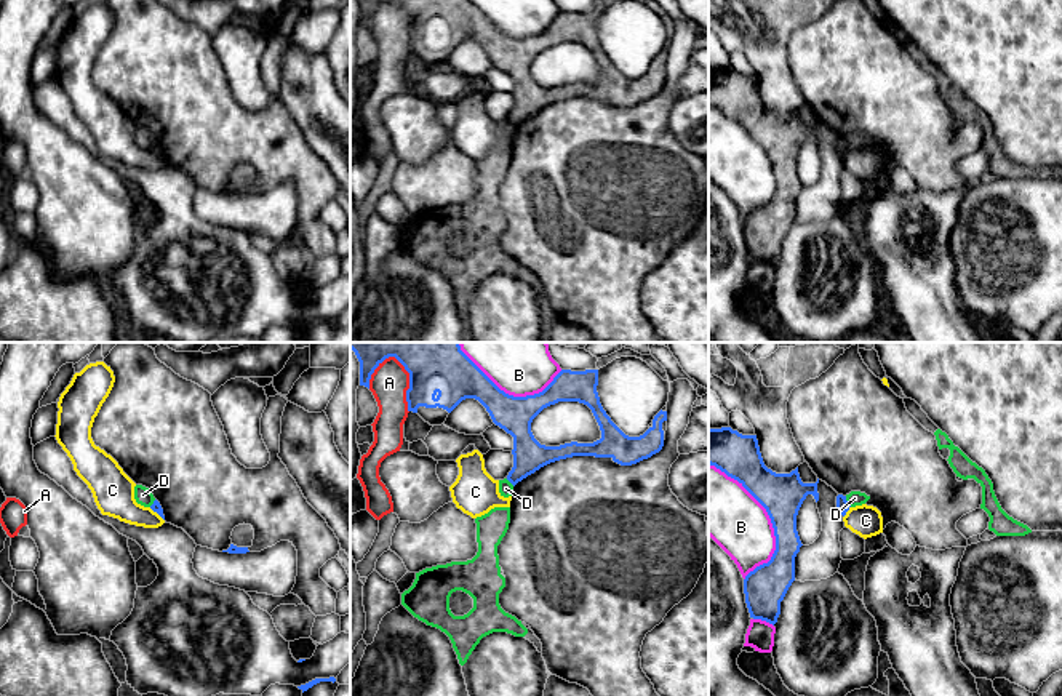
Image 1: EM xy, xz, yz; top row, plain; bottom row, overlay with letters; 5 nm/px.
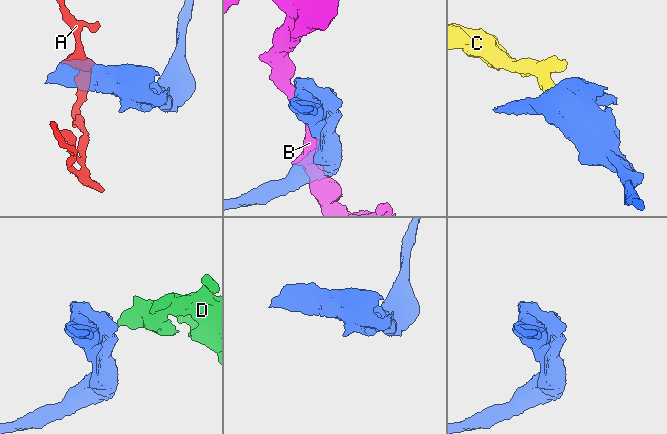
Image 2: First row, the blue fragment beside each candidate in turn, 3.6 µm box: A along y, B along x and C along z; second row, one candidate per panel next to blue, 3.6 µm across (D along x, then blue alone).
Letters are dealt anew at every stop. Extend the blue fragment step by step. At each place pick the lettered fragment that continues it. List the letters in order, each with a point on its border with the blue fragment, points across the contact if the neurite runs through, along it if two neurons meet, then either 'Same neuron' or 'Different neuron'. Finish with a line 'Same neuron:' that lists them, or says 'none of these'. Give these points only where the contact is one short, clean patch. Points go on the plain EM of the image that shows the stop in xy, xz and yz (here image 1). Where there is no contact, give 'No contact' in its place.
A: Touches blue at xz (410, 28). Boundary: xz (395, 0), (408, 15), (408, 53). Different neuron
B: Touches blue at yz (771, 162). Different neuron
C: Touches blue at yz (846, 152). Boundary: yz (850, 148), (843, 159). Different neuron
D: Touches blue at yz (846, 143). Boundary: yz (845, 138), (851, 148). Different neuron
Same neuron: none of these

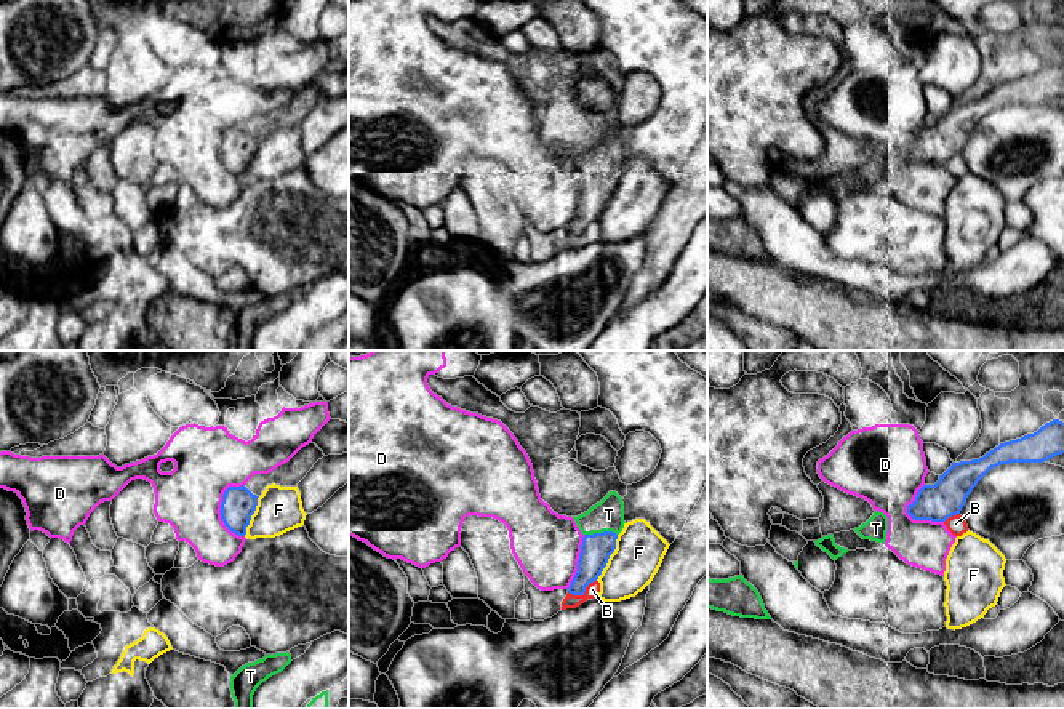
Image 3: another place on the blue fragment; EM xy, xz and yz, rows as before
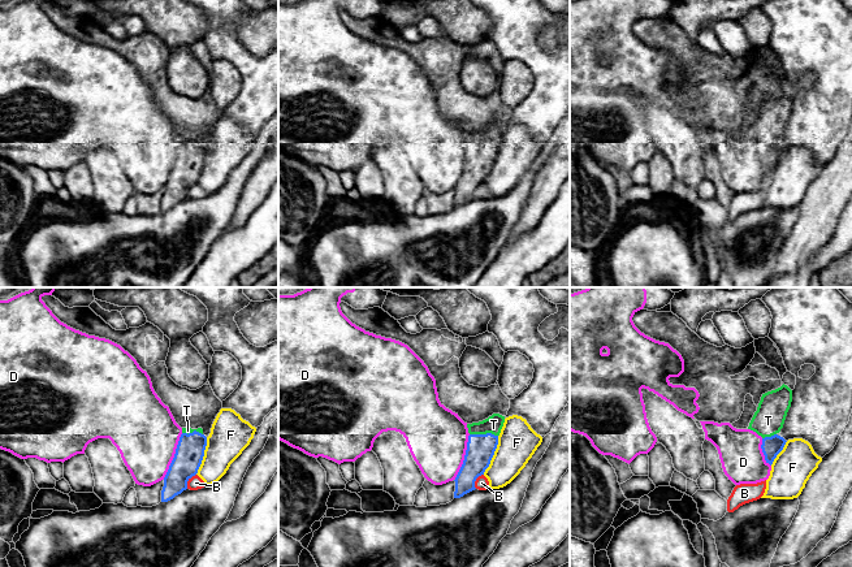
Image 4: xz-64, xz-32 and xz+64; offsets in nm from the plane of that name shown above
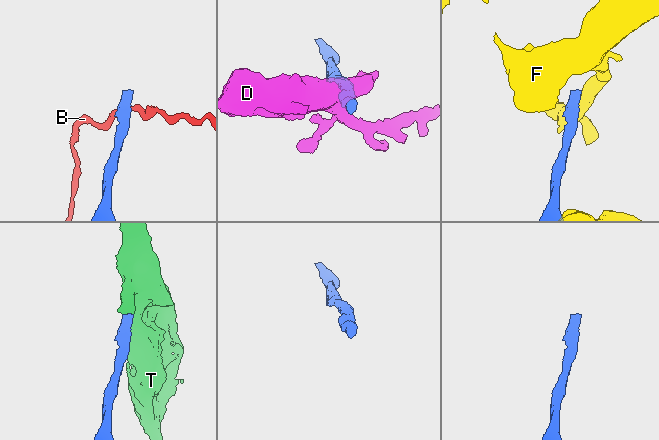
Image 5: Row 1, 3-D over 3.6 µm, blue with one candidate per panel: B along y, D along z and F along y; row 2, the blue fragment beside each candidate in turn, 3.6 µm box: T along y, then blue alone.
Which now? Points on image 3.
B: Touches blue at xz (583, 234). Boundary: xz (596, 221), (581, 236), (568, 234). Different neuron
D: Touches blue at xy (221, 156). Different neuron
F: Touches blue at xz (608, 199). Different neuron
T: Touches blue at xz (600, 175). Same neuron
Same neuron: T

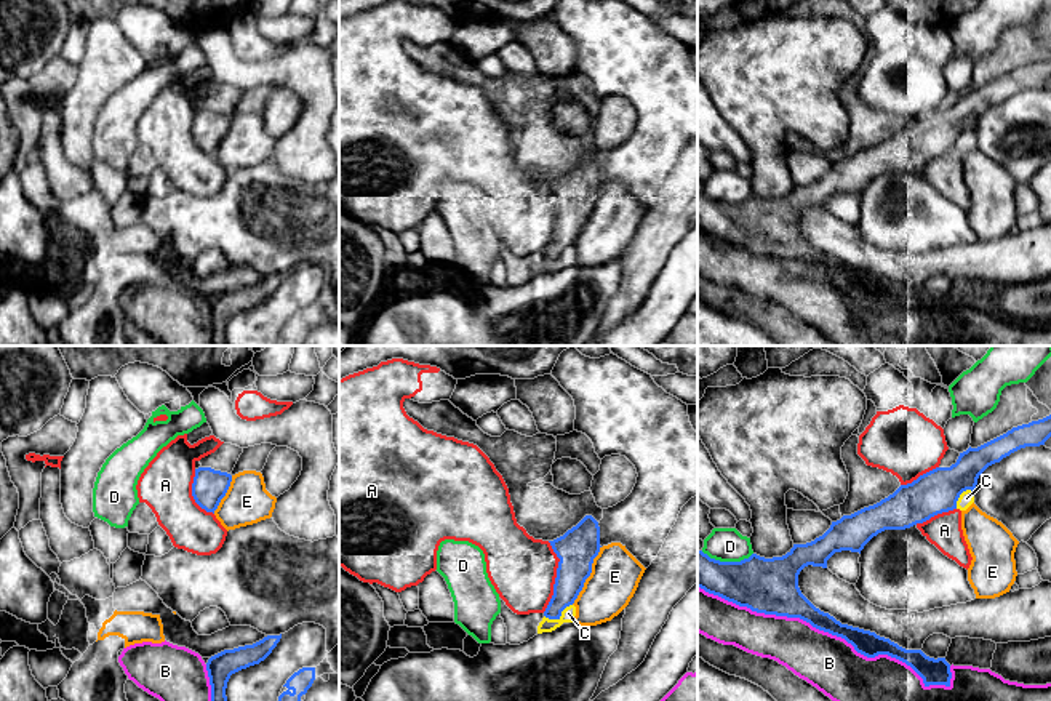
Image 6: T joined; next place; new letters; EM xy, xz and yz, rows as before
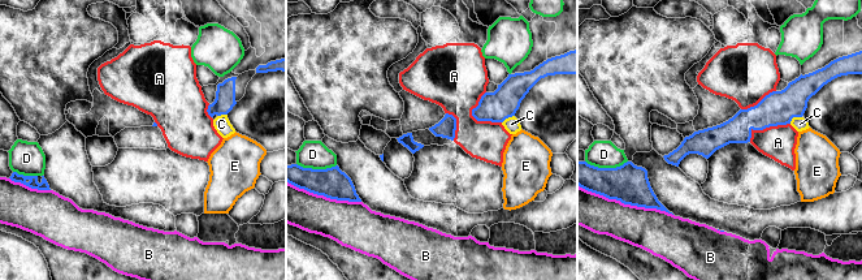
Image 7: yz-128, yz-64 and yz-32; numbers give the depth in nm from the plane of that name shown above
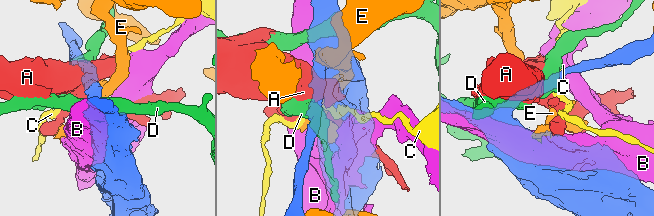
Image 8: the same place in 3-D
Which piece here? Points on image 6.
A: Touches blue at xz (557, 218). Different neuron
B: Touches blue at yz (826, 272). Different neuron
C: Touches blue at xz (559, 258). Different neuron
D: Touches blue at yz (727, 204). Different neuron
E: Touches blue at xz (589, 216). Different neuron
Same neuron: none of these

